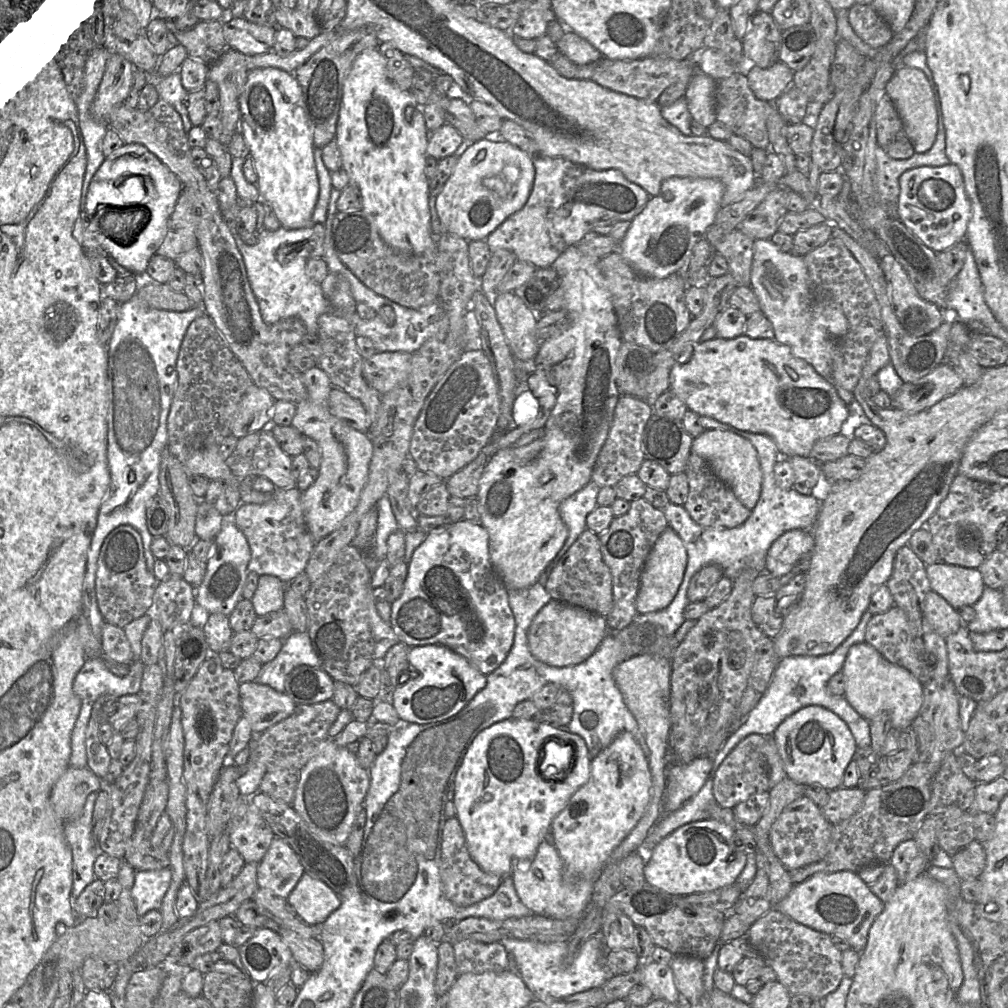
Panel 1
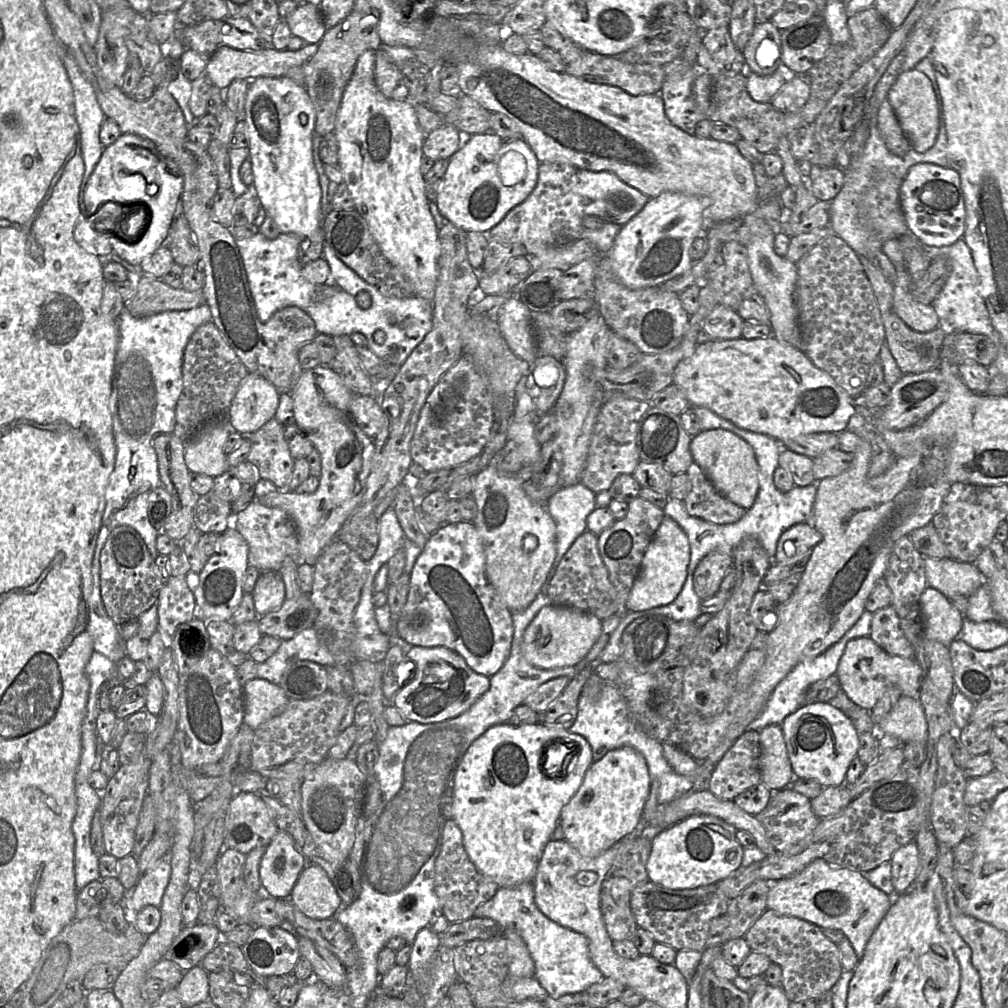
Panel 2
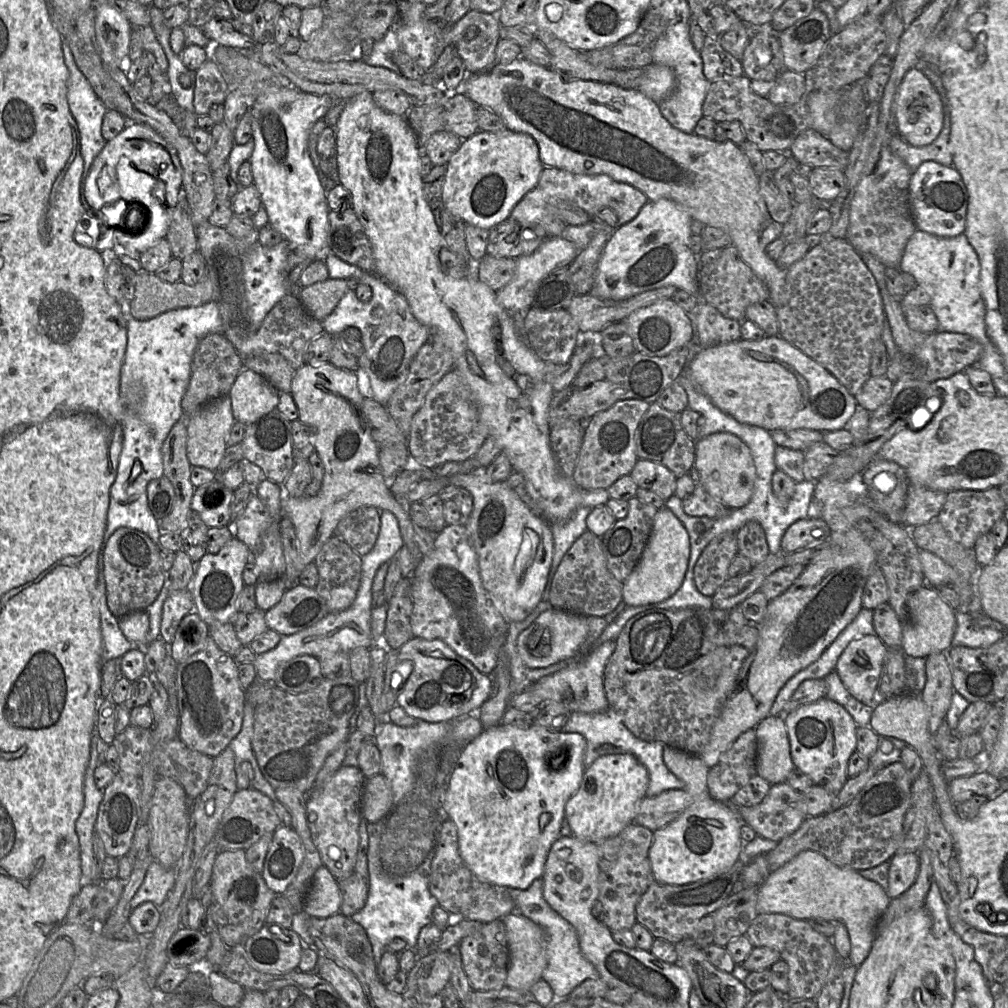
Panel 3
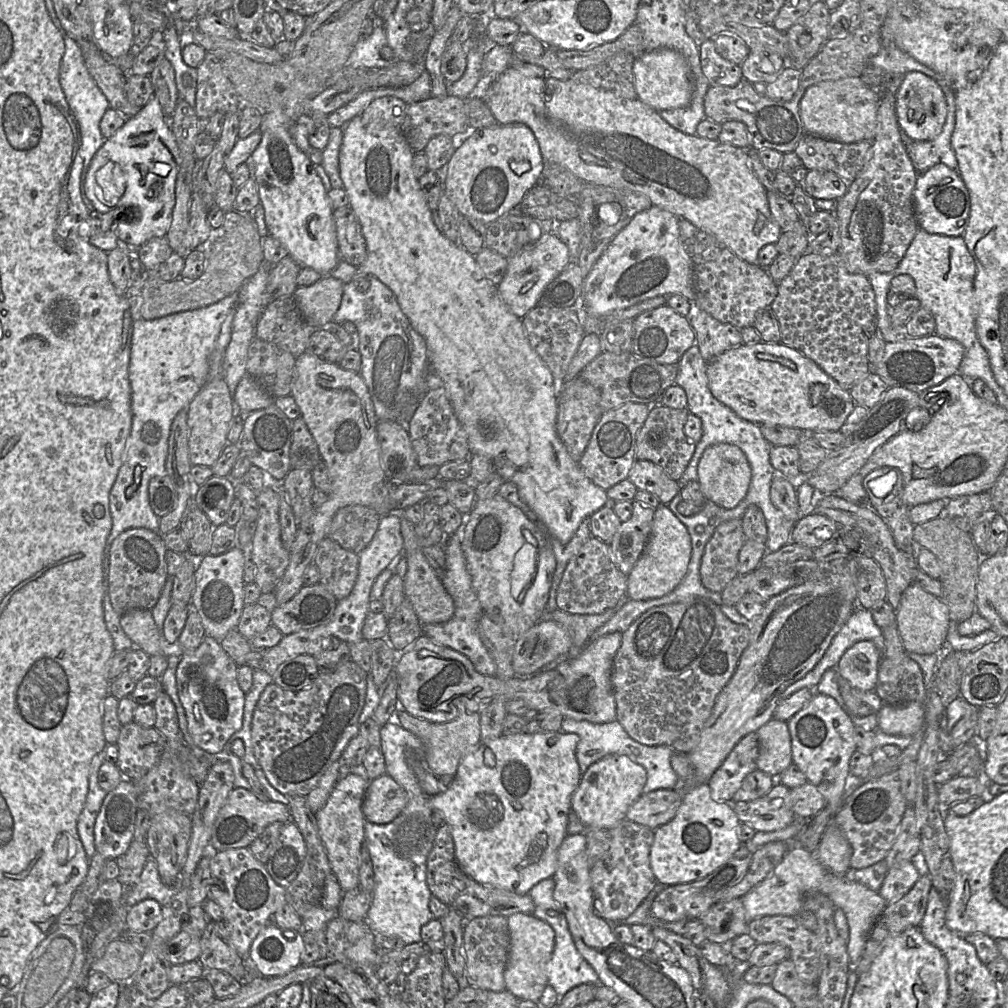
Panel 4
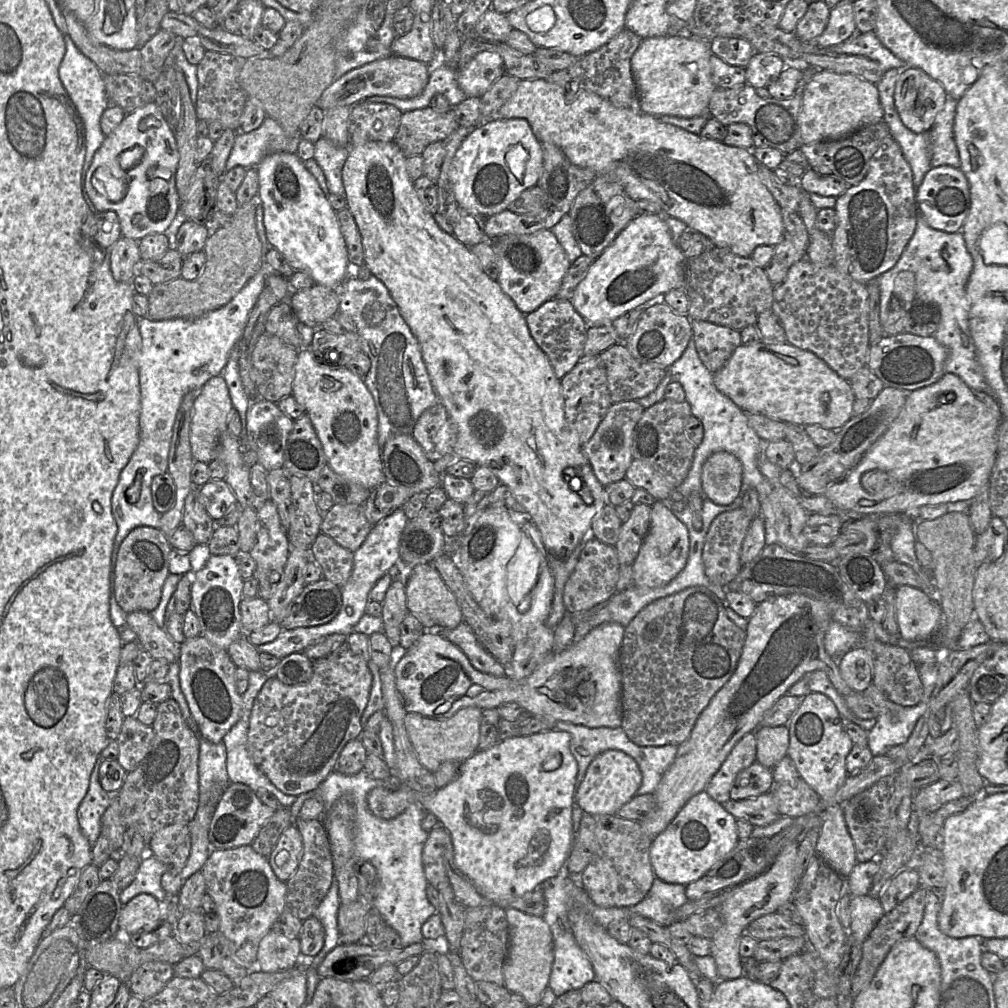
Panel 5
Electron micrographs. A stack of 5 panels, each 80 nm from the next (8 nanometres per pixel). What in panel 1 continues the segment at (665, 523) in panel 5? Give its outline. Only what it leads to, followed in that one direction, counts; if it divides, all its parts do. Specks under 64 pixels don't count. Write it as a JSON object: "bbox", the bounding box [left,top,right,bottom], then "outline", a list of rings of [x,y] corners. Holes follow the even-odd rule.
{"bbox":[636,526,686,614],"outline":[[[667,526],[656,540],[642,571],[636,598],[636,609],[639,614],[661,610],[671,603],[683,580],[686,565],[686,548],[678,534]]]}

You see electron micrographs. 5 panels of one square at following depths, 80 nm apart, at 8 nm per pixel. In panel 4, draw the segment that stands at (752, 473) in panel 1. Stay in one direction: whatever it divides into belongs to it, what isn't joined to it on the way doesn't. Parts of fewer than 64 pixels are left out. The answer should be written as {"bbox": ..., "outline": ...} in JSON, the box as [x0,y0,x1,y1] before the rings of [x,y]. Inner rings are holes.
{"bbox":[698,443,751,509],"outline":[[[718,443],[708,446],[698,463],[698,483],[706,500],[726,509],[735,508],[747,495],[751,468],[744,452],[736,445]]]}

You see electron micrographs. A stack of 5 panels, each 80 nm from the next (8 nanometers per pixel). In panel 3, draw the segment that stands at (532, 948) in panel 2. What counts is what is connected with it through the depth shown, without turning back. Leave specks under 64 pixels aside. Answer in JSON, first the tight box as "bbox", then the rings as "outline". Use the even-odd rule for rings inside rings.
{"bbox":[507,878,600,998],"outline":[[[538,878],[524,890],[507,889],[515,904],[515,912],[526,916],[543,928],[547,935],[547,967],[542,979],[548,982],[554,995],[568,998],[573,989],[587,979],[600,978],[598,970],[583,955],[575,928],[558,912],[551,908],[543,896],[543,880]]]}

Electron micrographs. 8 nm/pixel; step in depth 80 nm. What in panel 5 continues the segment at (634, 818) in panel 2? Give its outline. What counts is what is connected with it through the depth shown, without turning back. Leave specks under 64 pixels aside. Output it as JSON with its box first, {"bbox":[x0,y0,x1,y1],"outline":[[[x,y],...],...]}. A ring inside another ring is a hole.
{"bbox":[574,750,642,815],"outline":[[[606,750],[598,754],[587,767],[585,776],[576,789],[574,801],[591,815],[615,815],[622,805],[631,800],[642,783],[637,762],[621,750]]]}

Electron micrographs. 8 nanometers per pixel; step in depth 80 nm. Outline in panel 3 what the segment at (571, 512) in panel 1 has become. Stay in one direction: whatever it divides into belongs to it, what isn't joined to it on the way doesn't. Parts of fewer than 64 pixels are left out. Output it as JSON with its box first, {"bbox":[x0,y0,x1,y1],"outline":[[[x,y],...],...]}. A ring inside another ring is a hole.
{"bbox":[543,508,592,601],"outline":[[[579,508],[570,519],[564,522],[554,522],[551,524],[554,539],[553,562],[549,572],[547,584],[543,592],[543,599],[549,601],[549,593],[553,577],[558,569],[562,558],[570,549],[573,543],[587,531],[586,519],[592,508]]]}

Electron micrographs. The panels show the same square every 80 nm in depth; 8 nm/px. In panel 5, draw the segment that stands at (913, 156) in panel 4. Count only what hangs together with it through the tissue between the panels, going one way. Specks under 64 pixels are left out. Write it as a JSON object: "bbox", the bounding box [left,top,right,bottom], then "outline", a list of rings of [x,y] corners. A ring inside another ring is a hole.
{"bbox":[929,96,960,167],"outline":[[[947,96],[944,108],[938,113],[933,126],[929,130],[931,139],[931,167],[949,165],[960,167],[958,149],[954,140],[954,119],[957,100]]]}

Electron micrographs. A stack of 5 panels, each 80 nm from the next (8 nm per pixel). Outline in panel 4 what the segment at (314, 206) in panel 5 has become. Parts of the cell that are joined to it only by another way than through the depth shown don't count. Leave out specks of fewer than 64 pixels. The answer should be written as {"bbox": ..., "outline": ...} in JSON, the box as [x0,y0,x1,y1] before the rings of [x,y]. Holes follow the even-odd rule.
{"bbox":[250,110,340,276],"outline":[[[281,110],[263,113],[259,128],[261,141],[250,159],[252,176],[257,182],[269,235],[277,239],[301,267],[311,268],[326,276],[340,261],[334,209],[313,163],[295,145],[289,133],[291,124]]]}

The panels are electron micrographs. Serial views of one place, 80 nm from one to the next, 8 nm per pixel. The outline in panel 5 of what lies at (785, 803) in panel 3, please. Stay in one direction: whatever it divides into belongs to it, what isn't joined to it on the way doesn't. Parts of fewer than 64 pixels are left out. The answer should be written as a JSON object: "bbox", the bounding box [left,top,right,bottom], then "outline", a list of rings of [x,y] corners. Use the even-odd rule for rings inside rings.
{"bbox":[722,792,781,827],"outline":[[[771,792],[754,799],[729,800],[722,804],[724,809],[737,820],[745,820],[753,827],[765,827],[781,818]]]}

